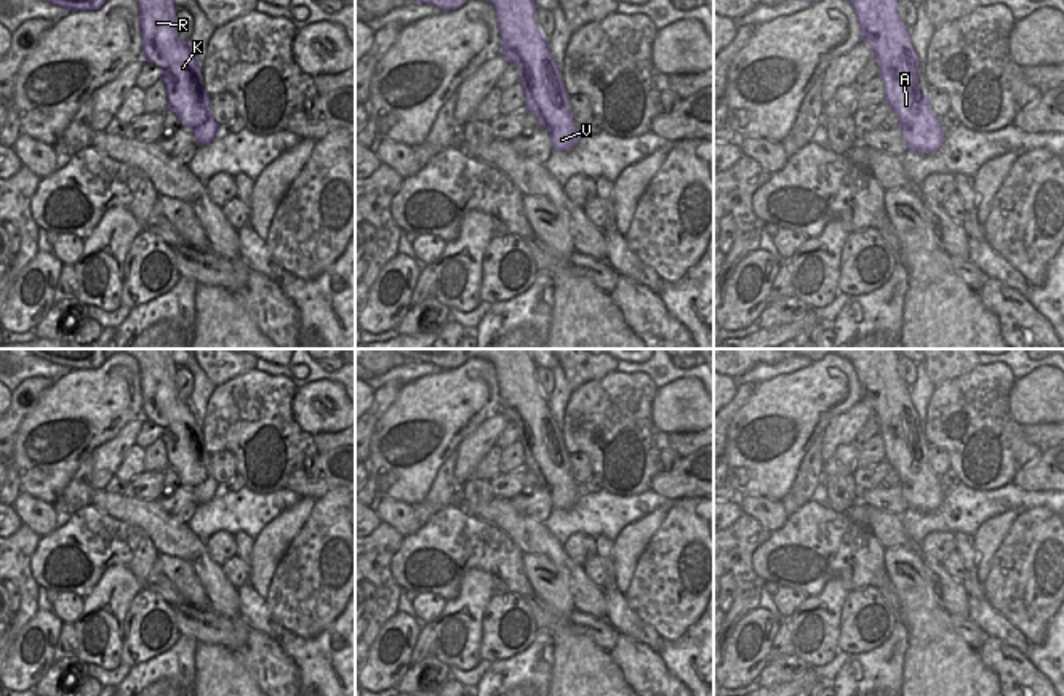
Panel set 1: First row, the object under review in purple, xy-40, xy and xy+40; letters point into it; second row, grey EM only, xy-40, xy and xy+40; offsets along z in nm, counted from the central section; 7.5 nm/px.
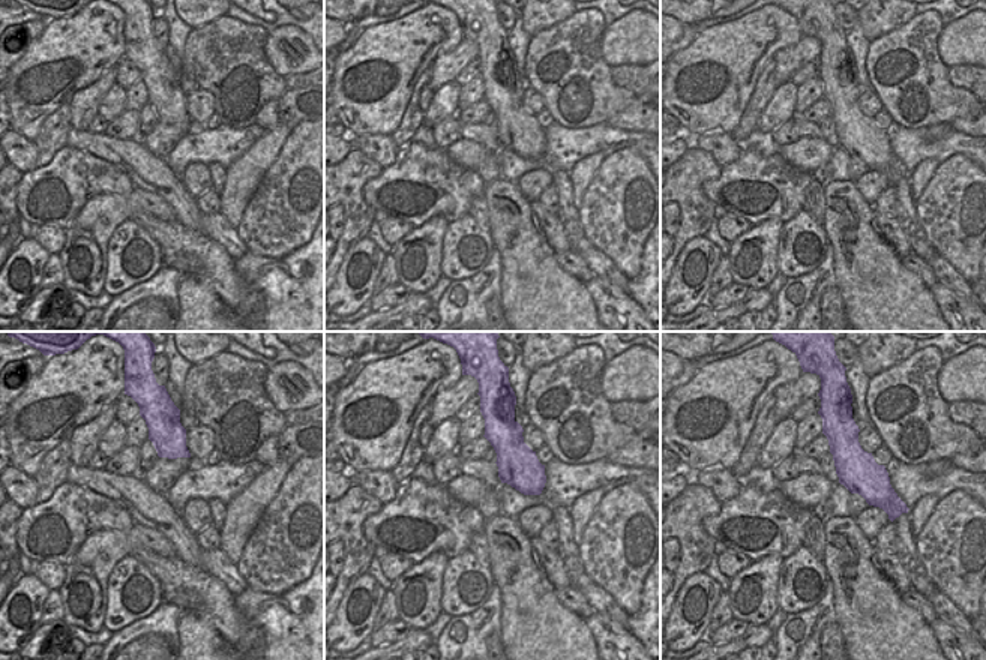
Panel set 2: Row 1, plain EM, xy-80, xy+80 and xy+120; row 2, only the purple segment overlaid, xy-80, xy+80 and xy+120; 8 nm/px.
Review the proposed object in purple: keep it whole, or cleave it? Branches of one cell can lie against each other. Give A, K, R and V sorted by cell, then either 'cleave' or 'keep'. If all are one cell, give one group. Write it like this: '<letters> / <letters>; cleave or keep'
A K R V; keep

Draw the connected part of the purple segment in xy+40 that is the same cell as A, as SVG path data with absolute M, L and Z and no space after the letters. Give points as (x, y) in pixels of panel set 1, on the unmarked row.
M779 349L786 357L808 357L819 362L826 355L848 360L861 384L885 442L885 462L898 474L901 493L909 509L934 510L946 490L930 467L930 456L920 450L918 416L910 403L910 387L898 373L896 349Z

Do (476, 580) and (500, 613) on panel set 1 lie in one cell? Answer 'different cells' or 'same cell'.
different cells

